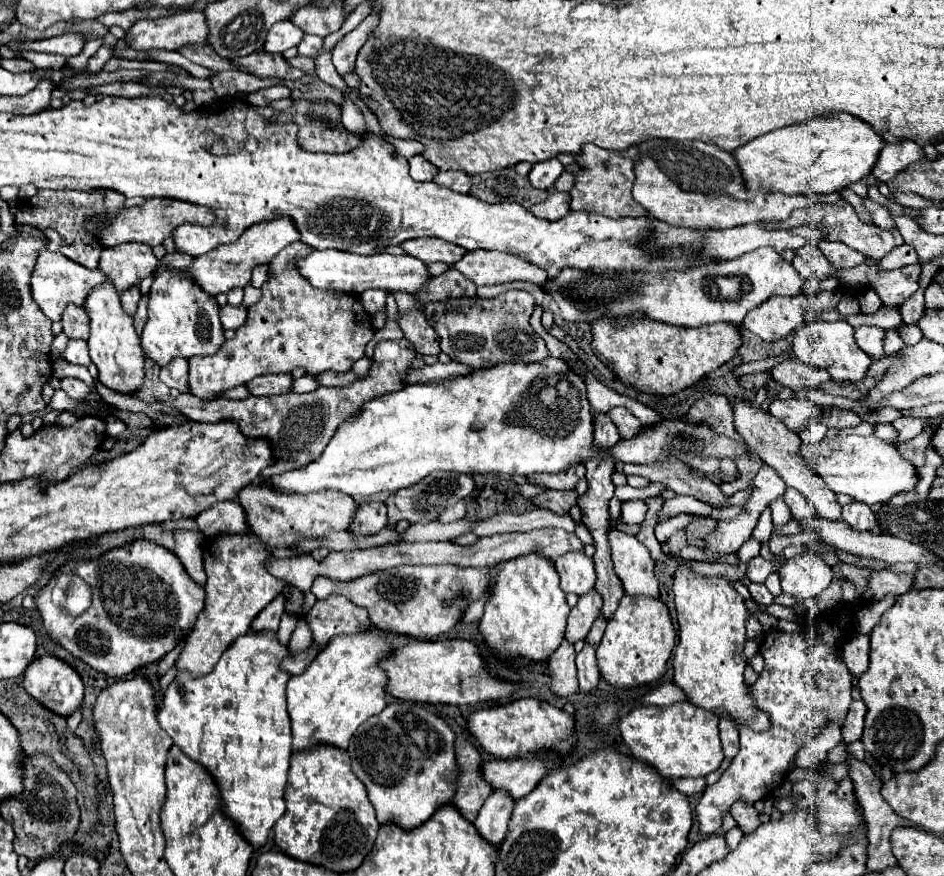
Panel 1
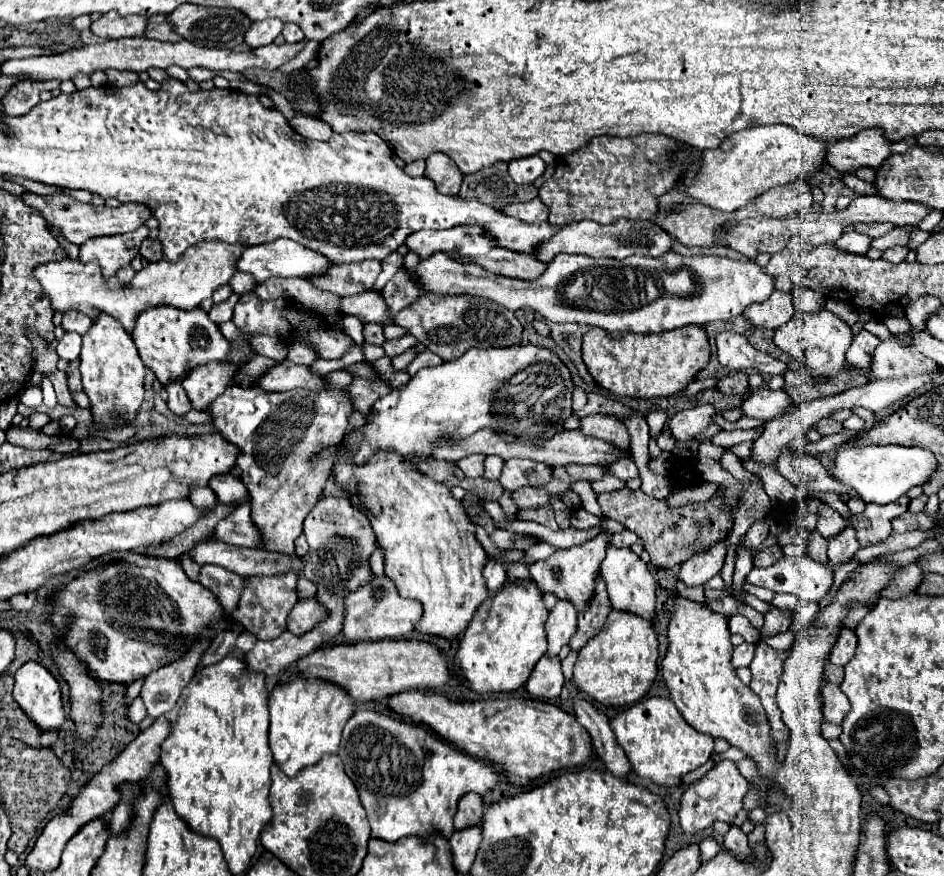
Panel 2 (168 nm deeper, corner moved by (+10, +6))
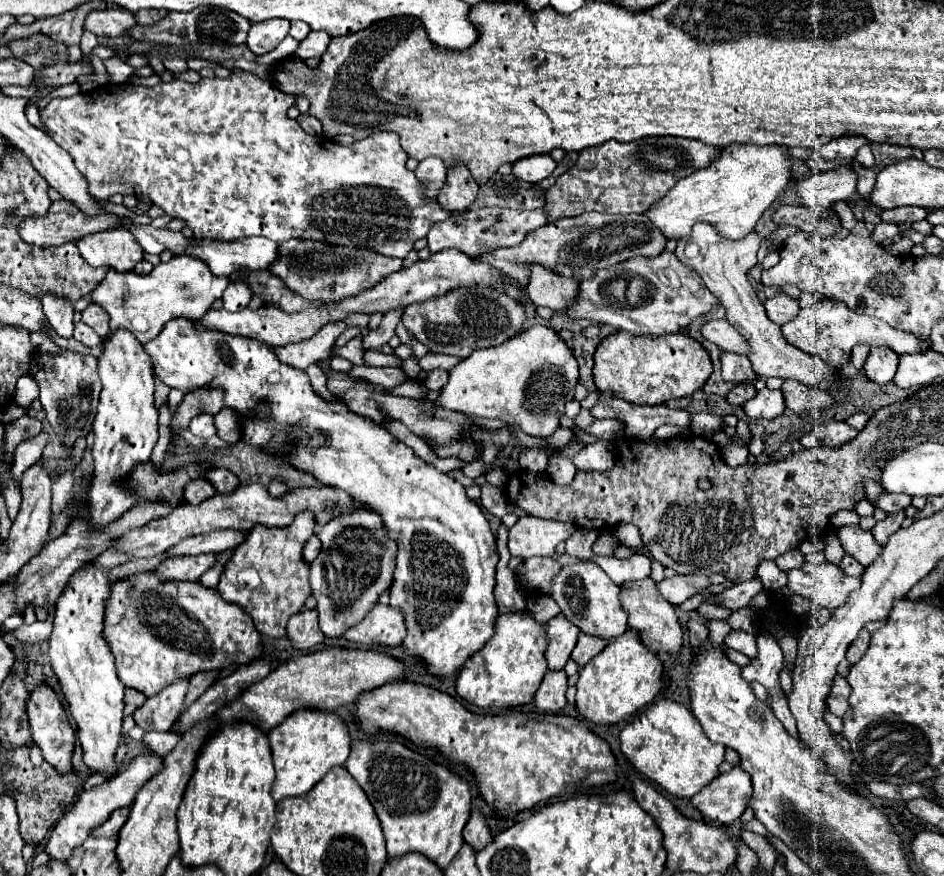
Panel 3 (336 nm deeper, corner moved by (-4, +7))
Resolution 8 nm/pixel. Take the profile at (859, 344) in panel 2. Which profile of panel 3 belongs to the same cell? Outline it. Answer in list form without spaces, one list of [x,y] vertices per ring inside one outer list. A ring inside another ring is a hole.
[[[873,347],[869,351],[869,357],[865,361],[865,375],[869,381],[885,385],[893,381],[893,375],[897,371],[899,355],[891,351],[889,347]]]

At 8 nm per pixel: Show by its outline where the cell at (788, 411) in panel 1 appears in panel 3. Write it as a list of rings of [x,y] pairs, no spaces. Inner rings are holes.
[[[763,389],[743,405],[743,411],[751,419],[773,419],[785,411],[785,401],[781,391]]]

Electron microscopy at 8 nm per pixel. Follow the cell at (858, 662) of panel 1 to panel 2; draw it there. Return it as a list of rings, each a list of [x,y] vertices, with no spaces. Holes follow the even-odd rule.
[[[843,628],[839,632],[839,638],[829,654],[829,660],[835,664],[835,666],[845,666],[853,656],[855,656],[855,648],[857,648],[857,636],[853,630],[849,628]]]

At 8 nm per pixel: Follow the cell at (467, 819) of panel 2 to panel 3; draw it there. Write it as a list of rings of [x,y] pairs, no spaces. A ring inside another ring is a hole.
[[[477,811],[471,813],[471,817],[467,821],[467,827],[463,829],[463,841],[467,845],[471,845],[473,851],[481,851],[491,841],[487,821],[485,821],[485,817],[481,813],[477,813]]]

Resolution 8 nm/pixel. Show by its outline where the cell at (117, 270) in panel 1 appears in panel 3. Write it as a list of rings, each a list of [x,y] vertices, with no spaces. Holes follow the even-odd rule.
[[[123,229],[91,233],[79,239],[75,245],[91,267],[113,267],[115,271],[127,273],[133,271],[133,267],[143,259],[141,245],[129,231]]]

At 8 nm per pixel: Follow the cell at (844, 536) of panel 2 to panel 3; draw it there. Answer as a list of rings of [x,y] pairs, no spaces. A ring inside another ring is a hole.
[[[845,555],[845,557],[841,559],[839,567],[843,569],[845,575],[851,575],[851,577],[861,577],[861,575],[863,575],[863,567],[861,567],[855,559],[851,559],[851,555]]]

